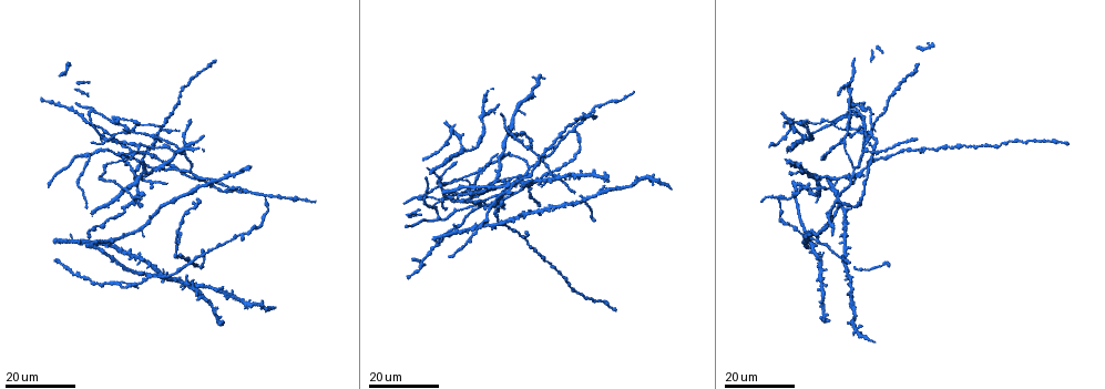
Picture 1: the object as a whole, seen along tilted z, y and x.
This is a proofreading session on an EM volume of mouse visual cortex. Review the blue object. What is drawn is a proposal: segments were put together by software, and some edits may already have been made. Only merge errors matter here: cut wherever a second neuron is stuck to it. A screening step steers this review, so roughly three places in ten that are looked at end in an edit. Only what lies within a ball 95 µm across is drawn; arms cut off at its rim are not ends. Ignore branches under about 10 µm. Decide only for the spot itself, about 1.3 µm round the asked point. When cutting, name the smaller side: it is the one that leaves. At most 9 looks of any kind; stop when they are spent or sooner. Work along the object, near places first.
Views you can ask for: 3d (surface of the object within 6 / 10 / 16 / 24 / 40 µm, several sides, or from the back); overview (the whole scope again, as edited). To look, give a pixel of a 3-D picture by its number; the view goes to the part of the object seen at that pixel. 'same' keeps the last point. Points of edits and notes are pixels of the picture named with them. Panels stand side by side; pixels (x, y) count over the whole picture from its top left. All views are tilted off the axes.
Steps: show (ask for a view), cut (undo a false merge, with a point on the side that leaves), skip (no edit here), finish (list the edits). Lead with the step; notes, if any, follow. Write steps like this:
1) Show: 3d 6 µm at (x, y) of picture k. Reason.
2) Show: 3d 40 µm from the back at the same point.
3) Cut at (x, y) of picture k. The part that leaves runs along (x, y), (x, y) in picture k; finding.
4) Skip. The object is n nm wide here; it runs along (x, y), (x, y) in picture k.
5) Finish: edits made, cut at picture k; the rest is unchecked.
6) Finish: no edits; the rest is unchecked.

Show: 3d 24 µm at (136, 145) of picture 1. Small branch off a trunk.

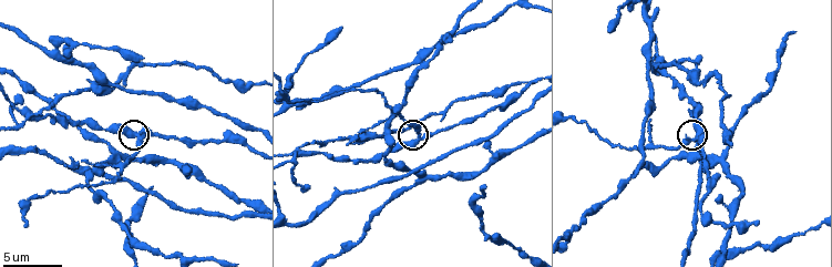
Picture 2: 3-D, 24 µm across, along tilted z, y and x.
Show: 3d 6 µm at (691, 140) of picture 2.

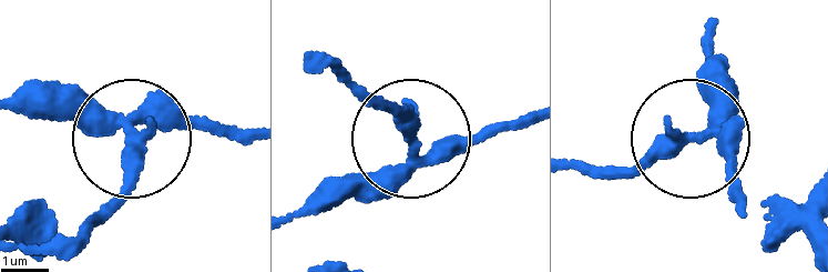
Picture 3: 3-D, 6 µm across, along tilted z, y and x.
Cut at (124, 180) of picture 3. The side arm is 31 µm long; the part that leaves runs along (129, 124), (125, 175), (84, 238) in picture 3; two neurons meet here.

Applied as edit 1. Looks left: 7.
Show: 3d 10 µm at (57, 45) of picture 2. Looks like a crossing.

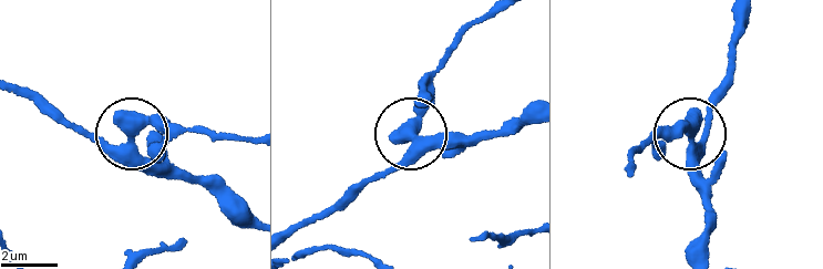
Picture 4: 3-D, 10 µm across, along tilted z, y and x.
Skip. The object is 410 nm wide here; it runs along (530, 119), (494, 134), (415, 132), (439, 66) in picture 4; continuous, no second neuron.

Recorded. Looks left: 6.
Show: 3d 24 µm at (190, 170) of picture 1. Three arms meet.

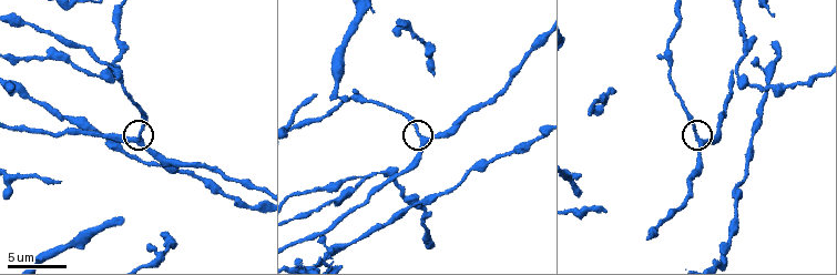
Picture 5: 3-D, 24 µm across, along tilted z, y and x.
Show: 3d 10 µm at (703, 142) of picture 5.

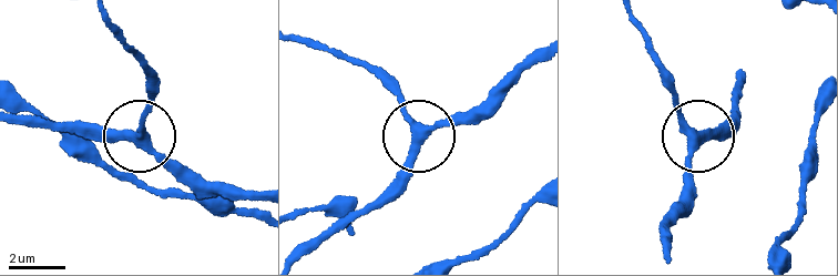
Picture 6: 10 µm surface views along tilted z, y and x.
Skip. The side arm is 97 µm long; 3 arms meet here; all the same neuron.

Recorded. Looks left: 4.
Show: 3d 10 µm at (397, 178) of picture 2. Looks like a crossing.

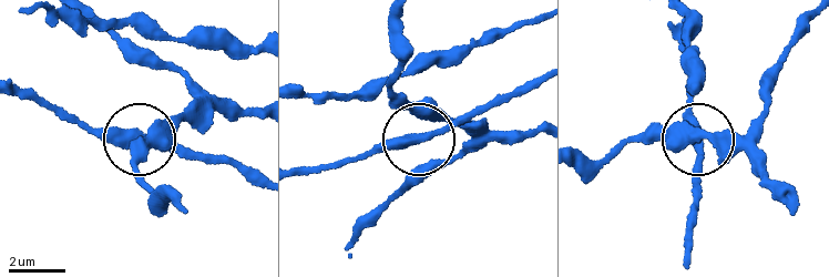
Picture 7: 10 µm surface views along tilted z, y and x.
Skip. The side arm is 48 µm long; it runs along (686, 257), (696, 145), (732, 147) in picture 7; continuous, no second neuron.

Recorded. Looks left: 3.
Finish: edits made, cut at picture 3; the rest is unchecked.

